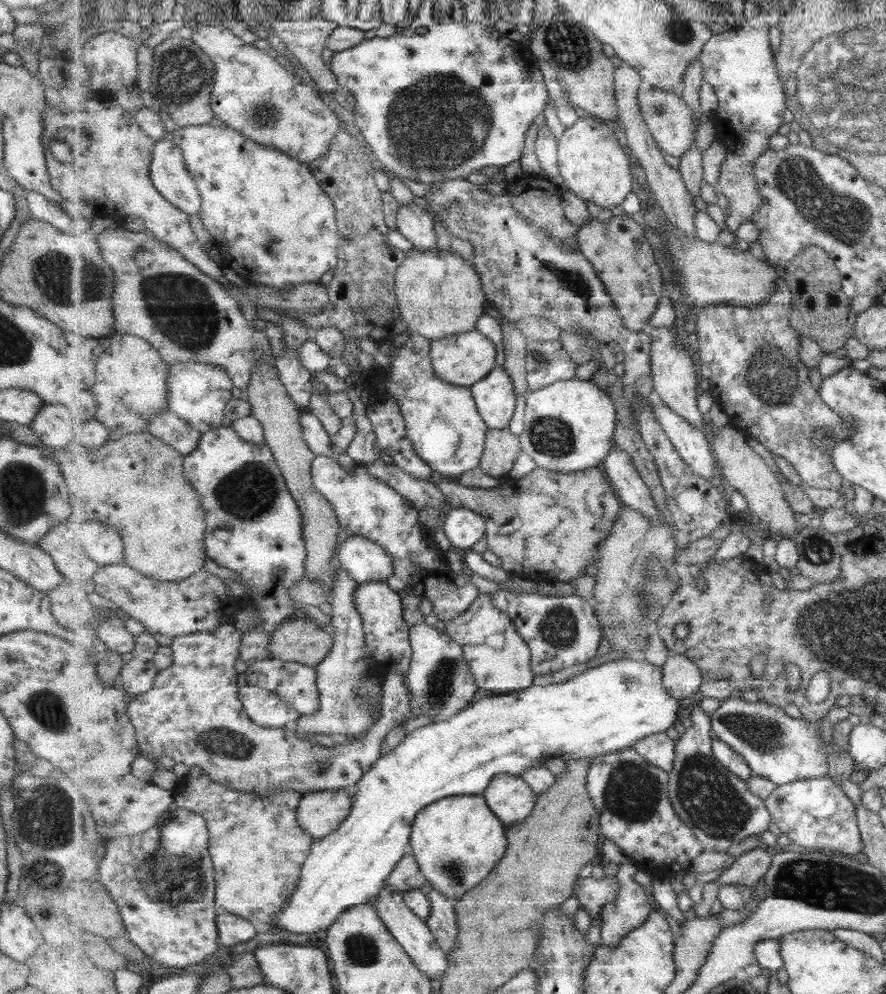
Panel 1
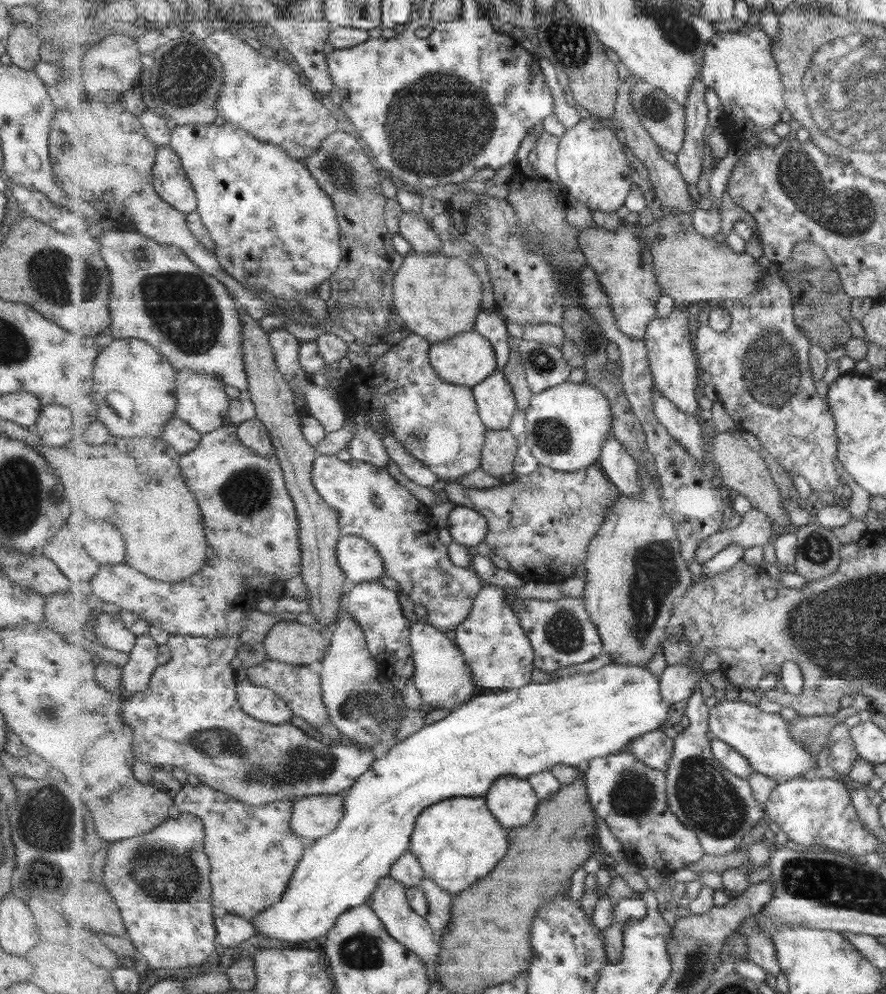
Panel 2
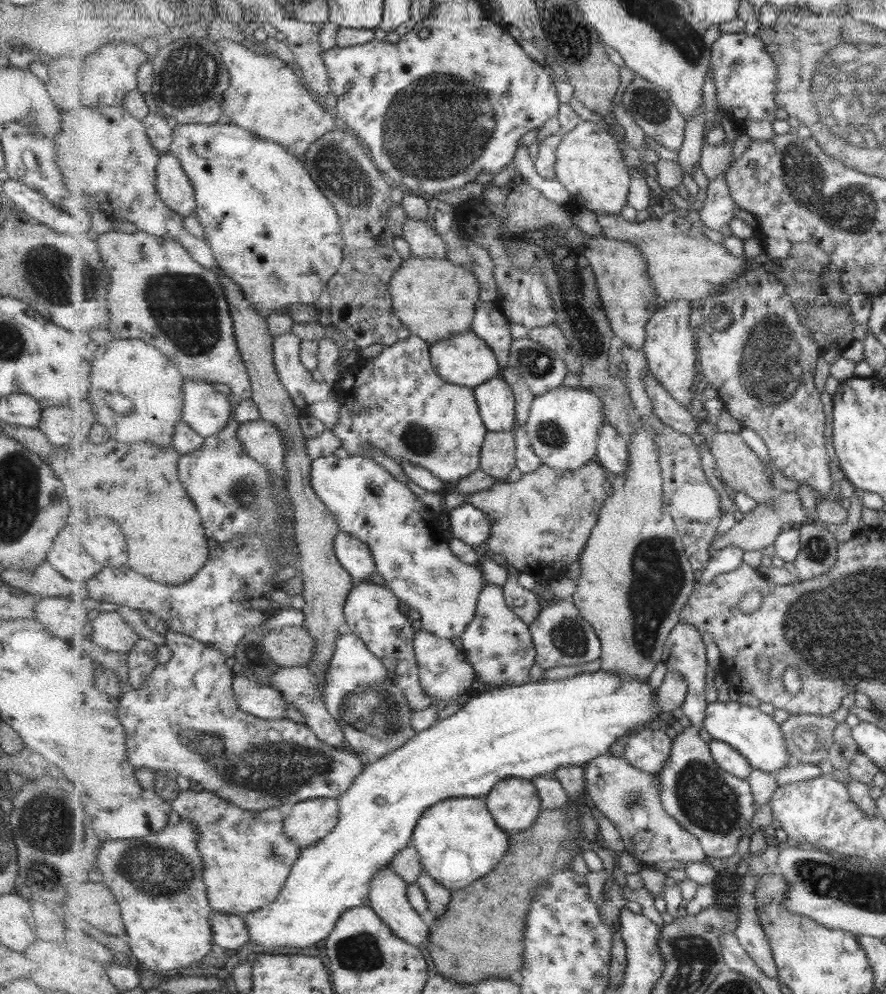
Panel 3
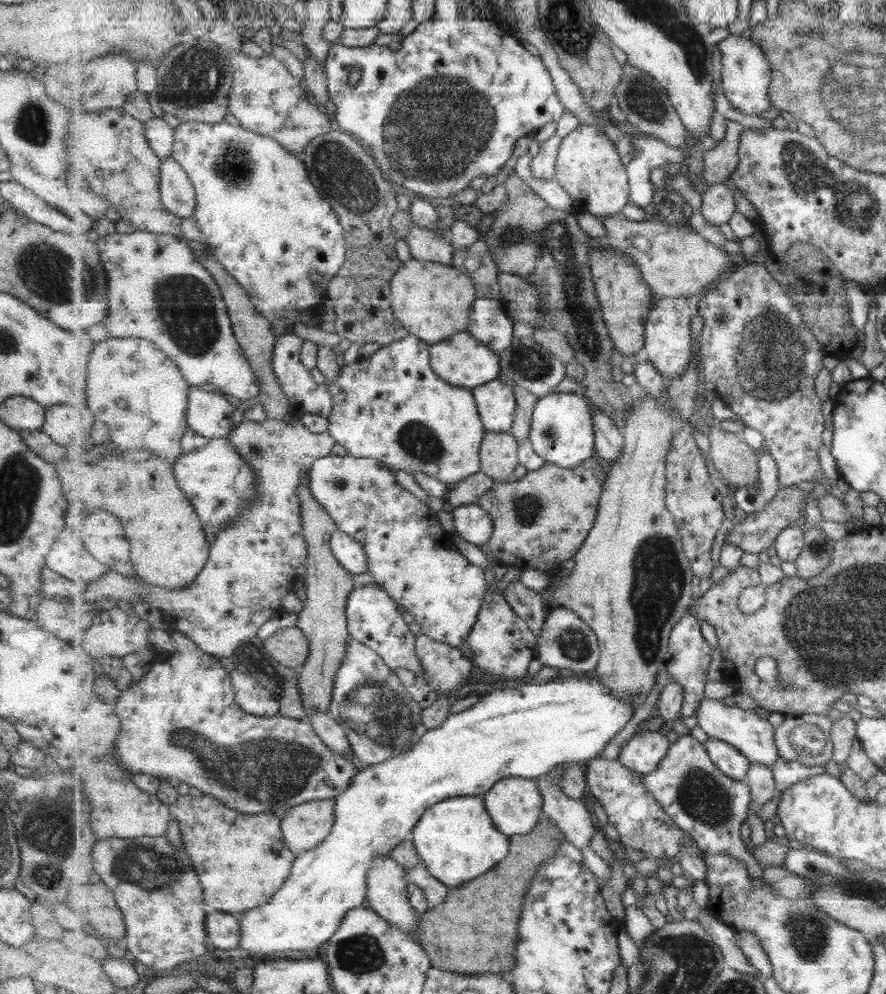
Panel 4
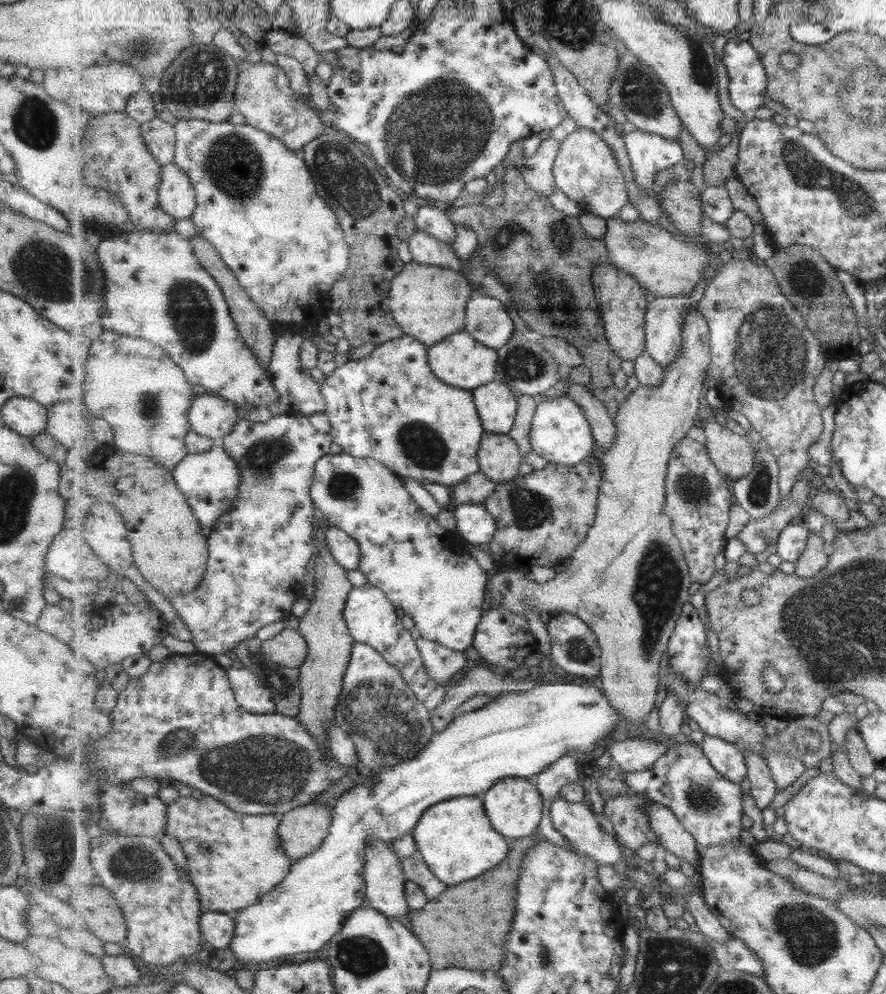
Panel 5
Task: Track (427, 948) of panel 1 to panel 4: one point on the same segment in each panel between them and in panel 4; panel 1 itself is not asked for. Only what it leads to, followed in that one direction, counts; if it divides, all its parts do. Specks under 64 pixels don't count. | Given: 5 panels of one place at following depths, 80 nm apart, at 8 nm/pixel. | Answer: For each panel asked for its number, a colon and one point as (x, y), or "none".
2: (390, 902)
3: (389, 899)
4: (388, 895)

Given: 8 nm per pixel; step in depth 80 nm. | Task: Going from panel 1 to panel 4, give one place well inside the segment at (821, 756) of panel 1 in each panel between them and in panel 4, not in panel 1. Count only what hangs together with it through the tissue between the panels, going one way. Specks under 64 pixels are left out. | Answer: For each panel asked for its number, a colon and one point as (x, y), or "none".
2: (765, 739)
3: (758, 736)
4: (753, 736)

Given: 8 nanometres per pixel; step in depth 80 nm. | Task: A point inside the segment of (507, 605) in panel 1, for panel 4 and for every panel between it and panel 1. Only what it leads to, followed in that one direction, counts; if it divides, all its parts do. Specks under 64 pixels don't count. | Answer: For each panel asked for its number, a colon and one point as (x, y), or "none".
2: (562, 632)
3: (562, 636)
4: (566, 641)

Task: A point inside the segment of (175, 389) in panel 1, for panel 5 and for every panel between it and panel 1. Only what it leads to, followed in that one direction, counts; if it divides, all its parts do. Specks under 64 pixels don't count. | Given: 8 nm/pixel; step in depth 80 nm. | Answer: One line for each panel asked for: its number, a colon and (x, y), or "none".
2: (203, 403)
3: (208, 411)
4: (209, 414)
5: (212, 416)

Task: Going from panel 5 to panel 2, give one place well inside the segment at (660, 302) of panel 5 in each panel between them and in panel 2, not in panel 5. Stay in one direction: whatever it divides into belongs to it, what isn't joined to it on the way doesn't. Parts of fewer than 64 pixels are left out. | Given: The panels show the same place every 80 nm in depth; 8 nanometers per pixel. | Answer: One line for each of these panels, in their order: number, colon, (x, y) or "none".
2: (675, 366)
3: (671, 351)
4: (669, 345)

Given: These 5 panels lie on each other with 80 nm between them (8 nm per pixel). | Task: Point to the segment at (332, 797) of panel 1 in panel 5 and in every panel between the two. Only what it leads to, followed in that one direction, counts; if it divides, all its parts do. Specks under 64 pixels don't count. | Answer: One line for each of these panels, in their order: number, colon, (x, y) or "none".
2: (315, 817)
3: (310, 821)
4: (306, 826)
5: (302, 830)

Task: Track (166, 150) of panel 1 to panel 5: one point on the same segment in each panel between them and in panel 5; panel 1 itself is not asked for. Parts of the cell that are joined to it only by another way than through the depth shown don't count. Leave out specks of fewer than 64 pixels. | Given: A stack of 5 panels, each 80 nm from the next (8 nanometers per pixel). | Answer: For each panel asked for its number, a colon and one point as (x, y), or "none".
2: (171, 181)
3: (175, 187)
4: (178, 192)
5: (177, 194)

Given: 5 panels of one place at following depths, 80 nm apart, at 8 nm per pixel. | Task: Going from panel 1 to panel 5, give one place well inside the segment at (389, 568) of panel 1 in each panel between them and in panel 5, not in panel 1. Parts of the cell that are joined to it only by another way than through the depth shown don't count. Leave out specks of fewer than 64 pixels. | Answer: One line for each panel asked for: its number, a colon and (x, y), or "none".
2: (361, 562)
3: (356, 557)
4: (351, 554)
5: (346, 550)

